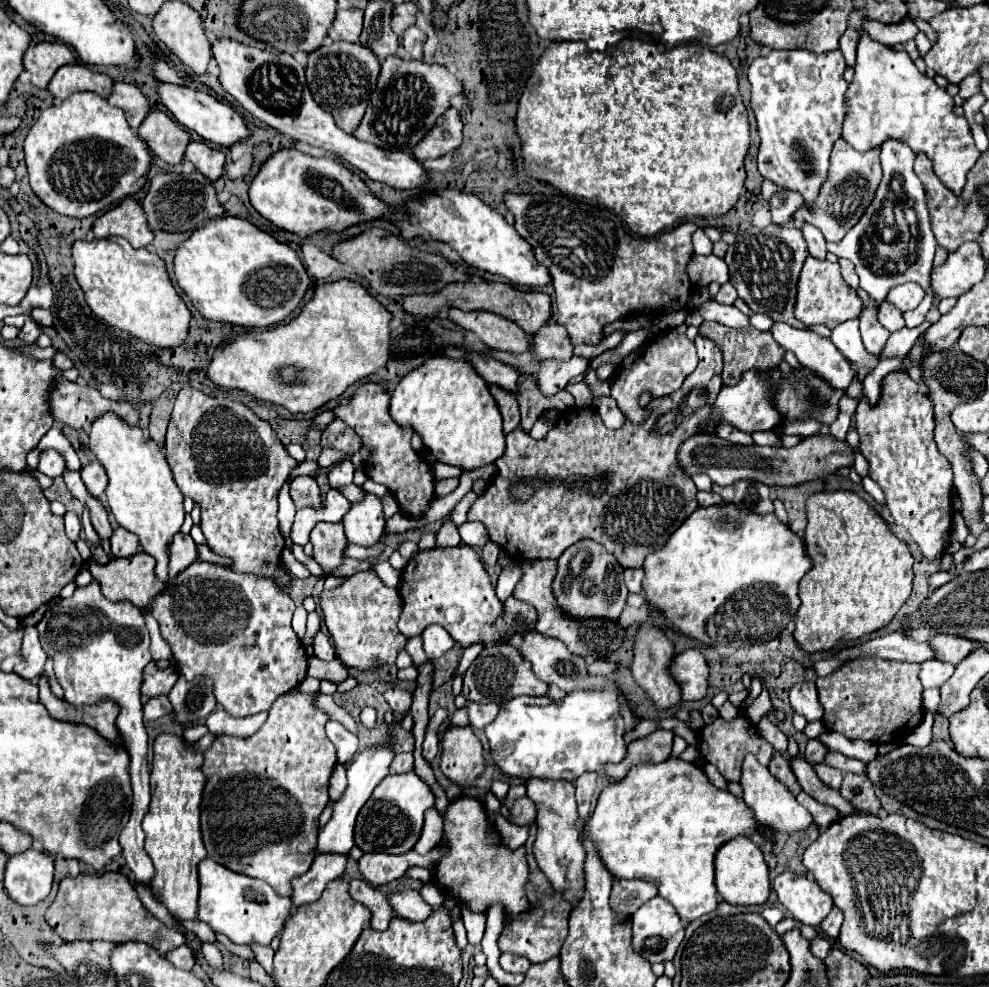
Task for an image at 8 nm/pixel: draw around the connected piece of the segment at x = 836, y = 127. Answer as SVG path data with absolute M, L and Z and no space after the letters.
M770 50L770 54L758 56L748 66L748 82L752 84L750 106L760 134L758 172L776 186L800 192L806 204L816 200L828 174L832 146L840 138L846 112L844 92L848 88L842 78L844 70L846 62L840 50L824 54Z

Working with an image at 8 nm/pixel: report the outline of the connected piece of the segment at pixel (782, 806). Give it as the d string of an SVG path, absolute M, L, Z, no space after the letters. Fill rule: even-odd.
M748 754L742 762L742 778L740 778L740 786L744 790L744 802L754 810L756 814L756 820L760 820L762 824L768 824L770 828L774 828L776 832L782 832L782 834L792 834L792 832L798 832L798 830L806 830L812 822L812 816L808 810L804 810L794 794L780 782L776 780L766 766L762 766L752 754Z

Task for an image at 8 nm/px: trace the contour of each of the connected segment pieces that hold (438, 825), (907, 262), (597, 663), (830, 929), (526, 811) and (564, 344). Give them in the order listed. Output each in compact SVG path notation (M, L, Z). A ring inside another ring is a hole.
M430 808L424 818L426 818L424 820L424 832L422 832L422 836L420 836L420 840L416 842L416 848L414 848L418 854L430 852L442 840L442 830L444 830L444 820L436 812L436 808Z
M888 140L882 146L880 162L884 176L864 216L854 228L848 230L848 234L840 242L828 244L828 252L836 254L838 258L848 258L856 266L860 288L864 288L868 296L876 300L876 304L880 304L888 296L890 288L906 282L918 282L928 292L928 276L936 250L936 238L930 228L926 206L926 192L912 170L912 150L906 144ZM892 234L894 240L886 238Z
M594 660L592 664L588 664L588 672L594 674L594 676L608 676L614 670L616 670L614 664L608 664L608 662L602 662L602 660Z
M832 908L830 910L830 914L822 920L822 924L820 924L820 928L822 928L822 932L828 936L828 938L836 938L838 936L838 932L840 932L840 926L842 926L842 912L840 910L836 910L836 908Z
M528 796L518 798L518 800L512 804L510 816L508 816L508 820L510 820L512 824L516 824L516 826L526 826L526 824L534 822L534 818L536 818L536 806L528 800Z
M554 322L544 326L536 336L532 336L532 352L530 358L540 362L546 358L558 358L558 360L568 360L572 358L574 344L570 342L568 330Z

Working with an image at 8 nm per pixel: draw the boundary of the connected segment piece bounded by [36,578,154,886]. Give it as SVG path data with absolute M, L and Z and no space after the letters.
M98 580L84 588L76 588L74 594L60 604L52 606L52 612L46 614L38 626L42 648L54 662L56 680L64 690L64 698L70 704L98 704L104 700L112 700L122 710L116 719L118 731L126 738L126 748L130 754L130 776L132 776L132 816L126 828L120 832L122 856L126 858L134 878L138 884L150 886L154 876L154 866L148 854L144 852L144 832L142 818L148 812L150 802L150 786L148 786L148 766L146 766L146 750L148 736L142 724L142 702L140 702L140 686L144 682L144 666L152 660L150 654L150 636L144 624L144 614L128 600L112 602L108 600Z

